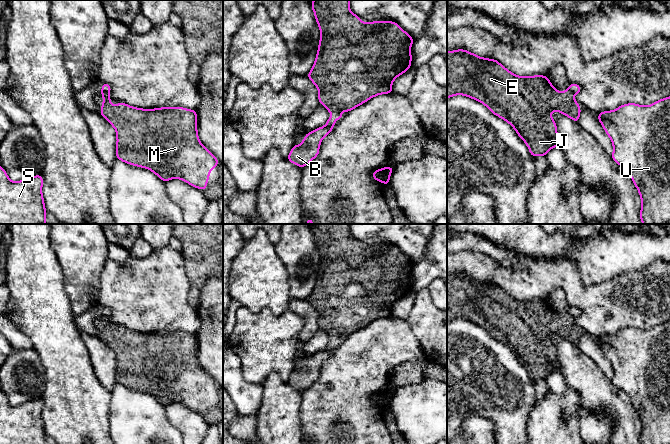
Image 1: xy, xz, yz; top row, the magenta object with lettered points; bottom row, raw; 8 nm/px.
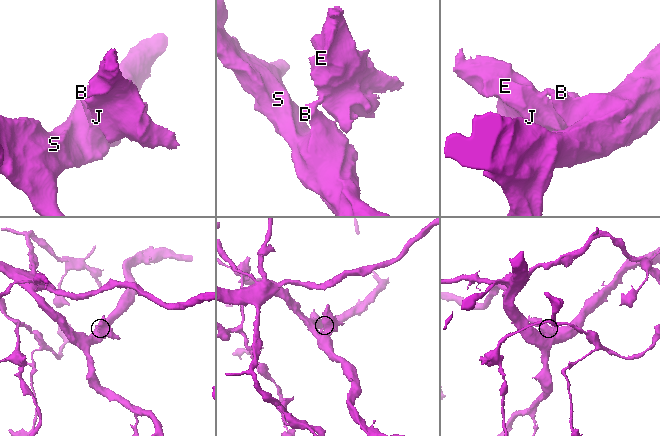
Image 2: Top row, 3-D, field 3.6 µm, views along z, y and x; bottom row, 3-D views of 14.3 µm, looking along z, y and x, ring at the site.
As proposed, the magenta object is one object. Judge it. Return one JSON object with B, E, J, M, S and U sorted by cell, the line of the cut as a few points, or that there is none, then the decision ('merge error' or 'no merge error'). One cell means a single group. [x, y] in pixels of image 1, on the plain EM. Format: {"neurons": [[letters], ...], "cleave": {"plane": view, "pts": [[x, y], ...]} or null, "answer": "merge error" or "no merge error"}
{"neurons": [["B", "S", "U"], ["E", "J", "M"]], "cleave": {"plane": "xy", "pts": [[102, 315], [109, 316]]}, "answer": "merge error"}

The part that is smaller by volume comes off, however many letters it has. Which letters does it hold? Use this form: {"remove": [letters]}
{"remove": ["E", "J", "M"]}

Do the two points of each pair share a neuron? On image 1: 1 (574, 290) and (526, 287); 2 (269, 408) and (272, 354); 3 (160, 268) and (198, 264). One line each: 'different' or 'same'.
1: same
2: different
3: different

